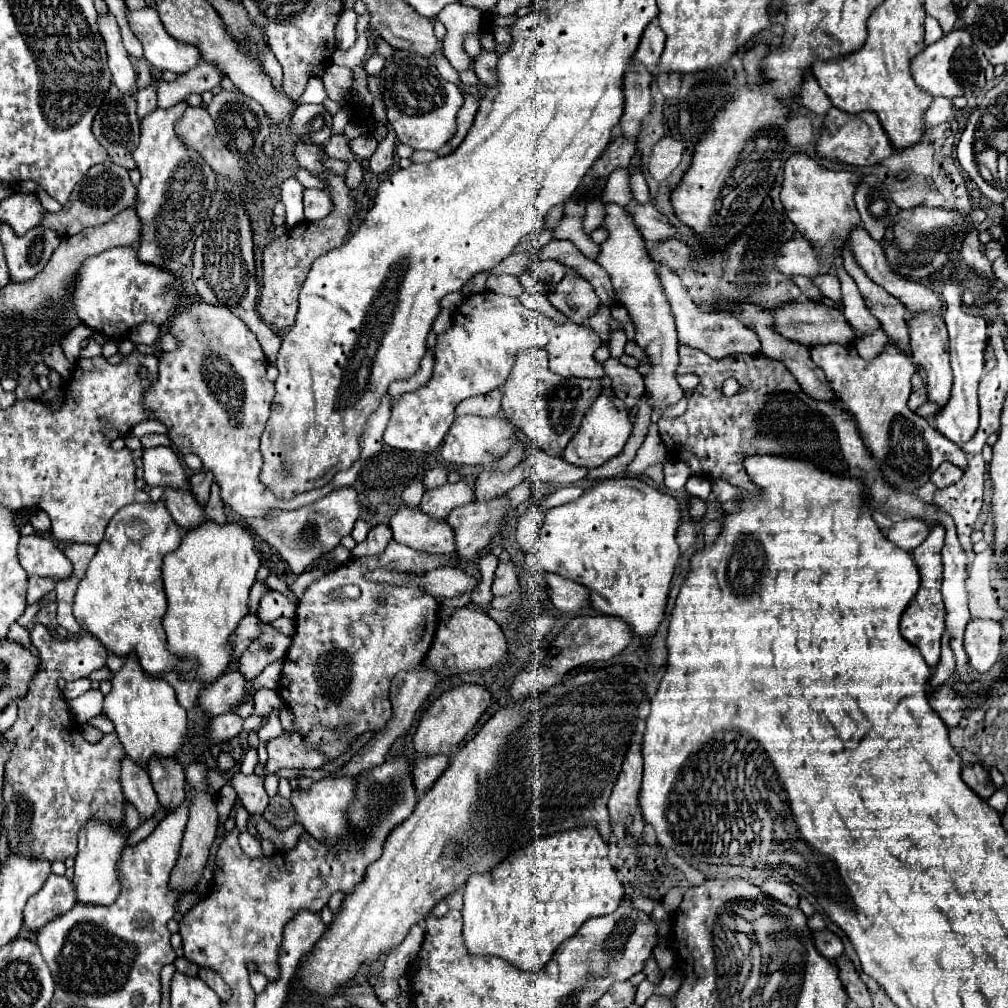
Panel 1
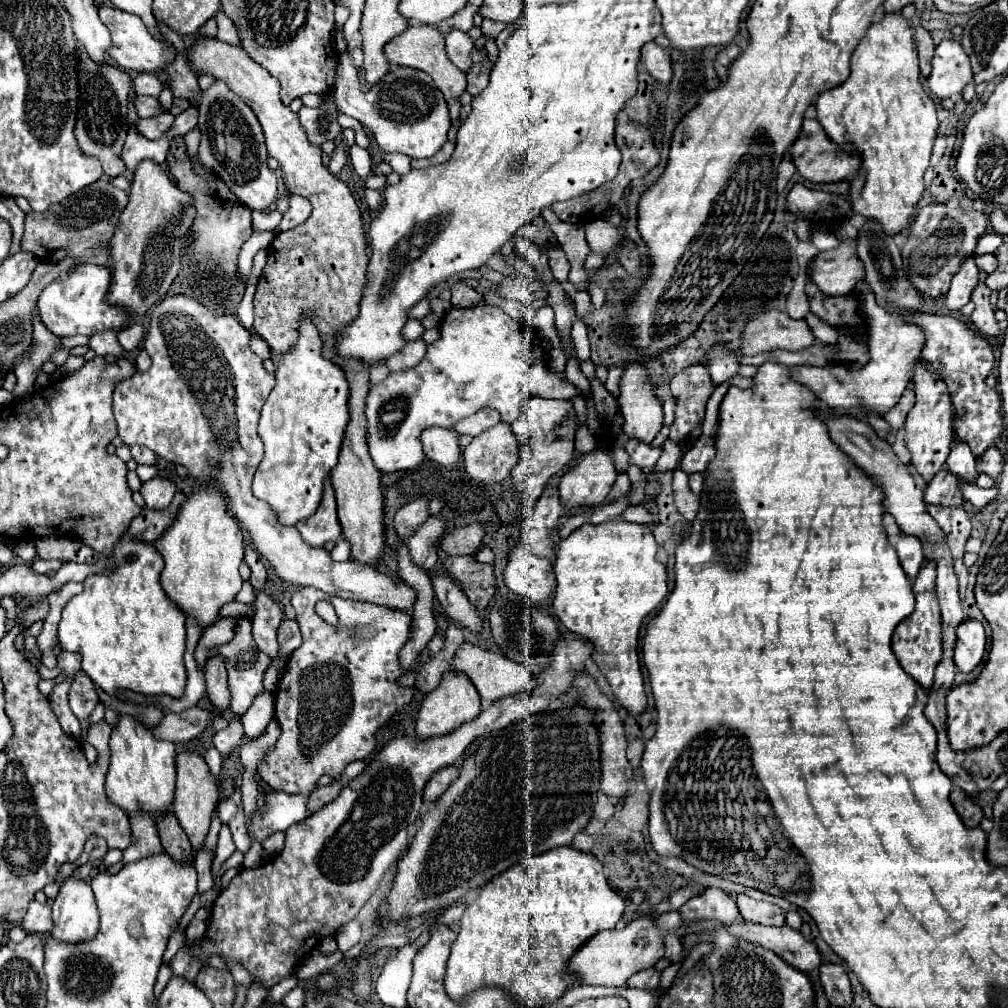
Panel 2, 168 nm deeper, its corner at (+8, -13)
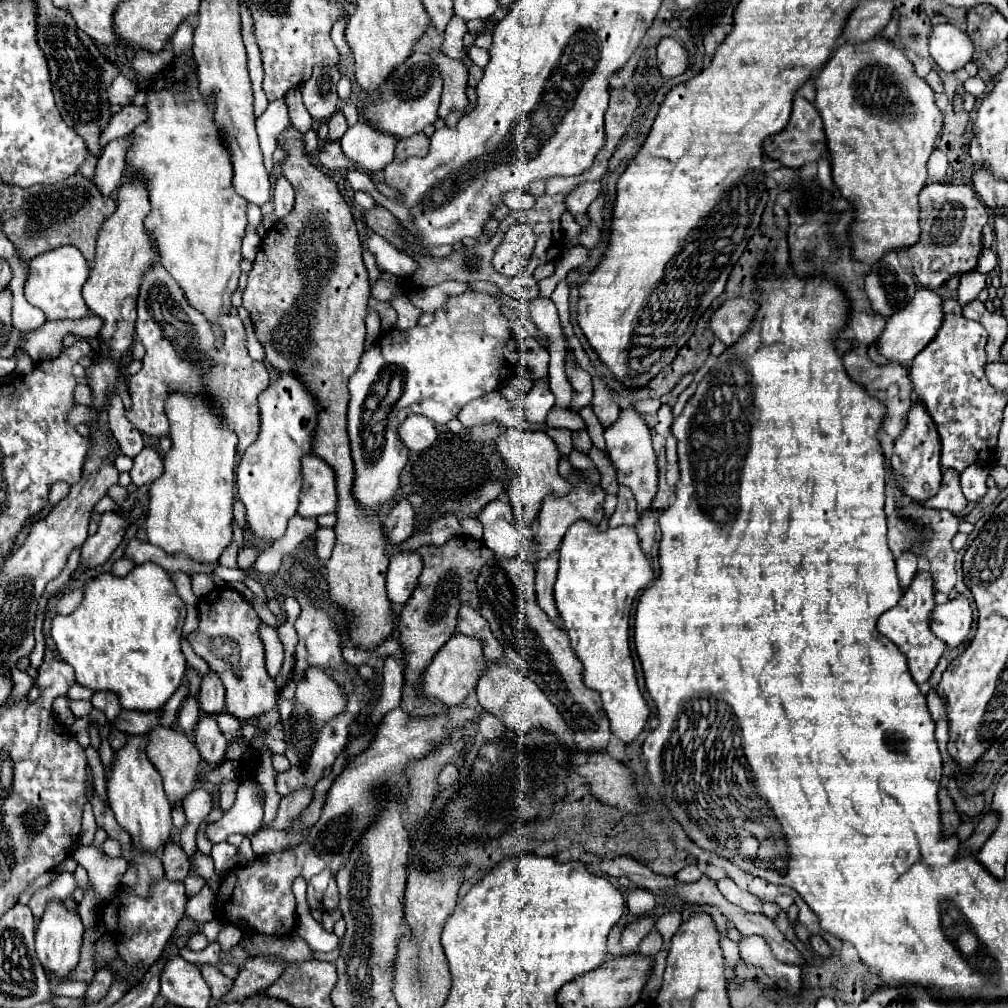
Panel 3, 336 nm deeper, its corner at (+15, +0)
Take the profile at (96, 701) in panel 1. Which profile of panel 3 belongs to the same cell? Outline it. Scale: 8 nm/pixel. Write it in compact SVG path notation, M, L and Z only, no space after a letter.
M74 683L74 685L68 689L66 697L68 697L68 699L72 699L72 701L80 701L80 699L88 701L88 699L92 697L92 691L88 691L88 687L80 687L80 685L76 685L76 683Z

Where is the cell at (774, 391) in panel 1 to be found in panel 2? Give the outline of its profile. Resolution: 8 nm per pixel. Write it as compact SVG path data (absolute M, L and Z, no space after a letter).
M693 364L675 374L669 382L669 388L671 394L679 400L675 408L675 420L669 426L669 440L679 444L685 434L691 434L697 426L703 424L705 404L717 384L713 384L707 368Z

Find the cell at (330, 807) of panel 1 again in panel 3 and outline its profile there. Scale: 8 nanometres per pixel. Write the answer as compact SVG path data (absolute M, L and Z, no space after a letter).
M242 781L238 785L236 803L222 815L220 821L214 821L206 827L206 837L212 843L222 843L232 833L254 835L262 825L262 805L264 793L258 793L252 781Z

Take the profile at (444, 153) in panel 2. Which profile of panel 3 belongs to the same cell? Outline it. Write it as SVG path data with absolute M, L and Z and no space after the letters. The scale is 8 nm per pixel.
M416 133L408 139L398 139L396 145L396 161L404 161L408 157L424 157L428 155L430 139L424 133Z

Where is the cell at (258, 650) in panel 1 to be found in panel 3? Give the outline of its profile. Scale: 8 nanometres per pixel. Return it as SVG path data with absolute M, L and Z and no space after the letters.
M216 587L200 597L198 615L198 629L188 635L188 643L222 679L226 689L226 711L238 719L252 719L268 713L276 705L278 689L266 671L264 643L258 633L260 617L254 607L238 591Z

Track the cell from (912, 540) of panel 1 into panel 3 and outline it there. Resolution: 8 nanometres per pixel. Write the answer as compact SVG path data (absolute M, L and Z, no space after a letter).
M902 553L898 559L896 559L896 569L898 569L898 579L900 579L900 589L906 591L906 587L912 583L918 567L916 567L916 555L912 553Z

